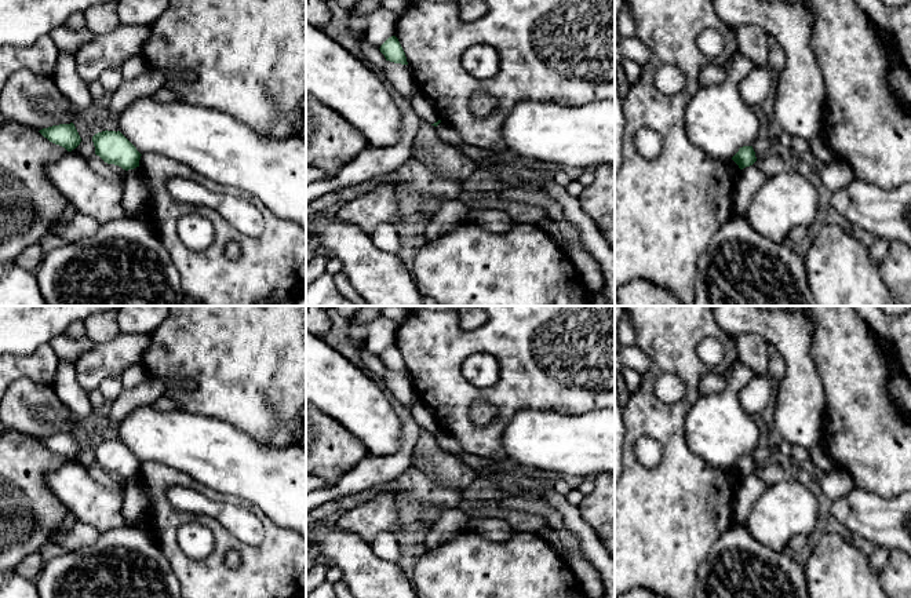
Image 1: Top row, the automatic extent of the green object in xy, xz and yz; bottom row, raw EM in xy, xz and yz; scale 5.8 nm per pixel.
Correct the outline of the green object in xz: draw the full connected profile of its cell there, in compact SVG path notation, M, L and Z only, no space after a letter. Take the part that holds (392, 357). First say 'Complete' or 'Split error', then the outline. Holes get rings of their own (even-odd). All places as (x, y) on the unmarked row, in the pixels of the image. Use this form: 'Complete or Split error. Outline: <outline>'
Complete. Outline: M396 344L389 346L382 354L380 361L385 364L386 369L408 373L405 361Z

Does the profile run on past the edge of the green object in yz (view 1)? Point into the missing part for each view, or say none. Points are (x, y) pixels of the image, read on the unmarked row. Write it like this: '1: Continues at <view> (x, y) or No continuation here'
1: No continuation here

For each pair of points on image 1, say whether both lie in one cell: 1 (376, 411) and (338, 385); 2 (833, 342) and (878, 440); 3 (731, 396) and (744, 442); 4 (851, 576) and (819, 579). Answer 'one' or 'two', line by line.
1: one
2: one
3: one
4: one

